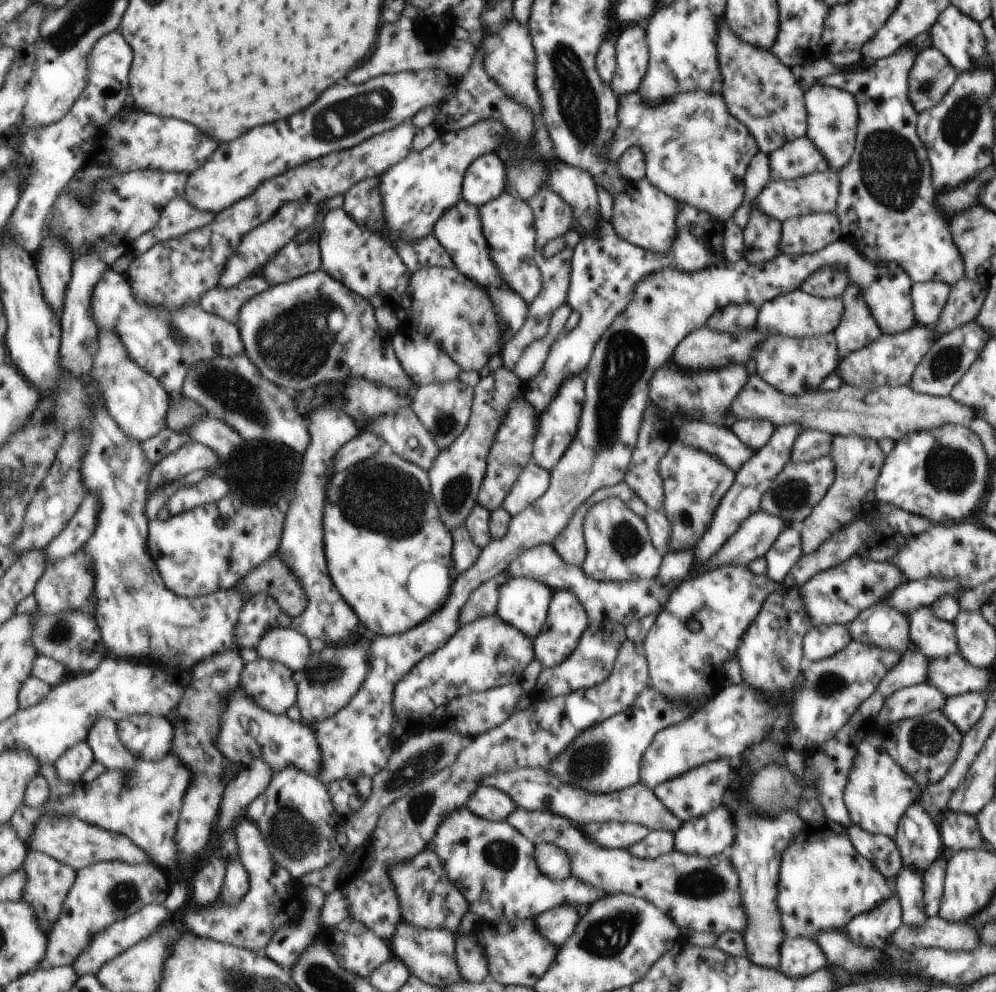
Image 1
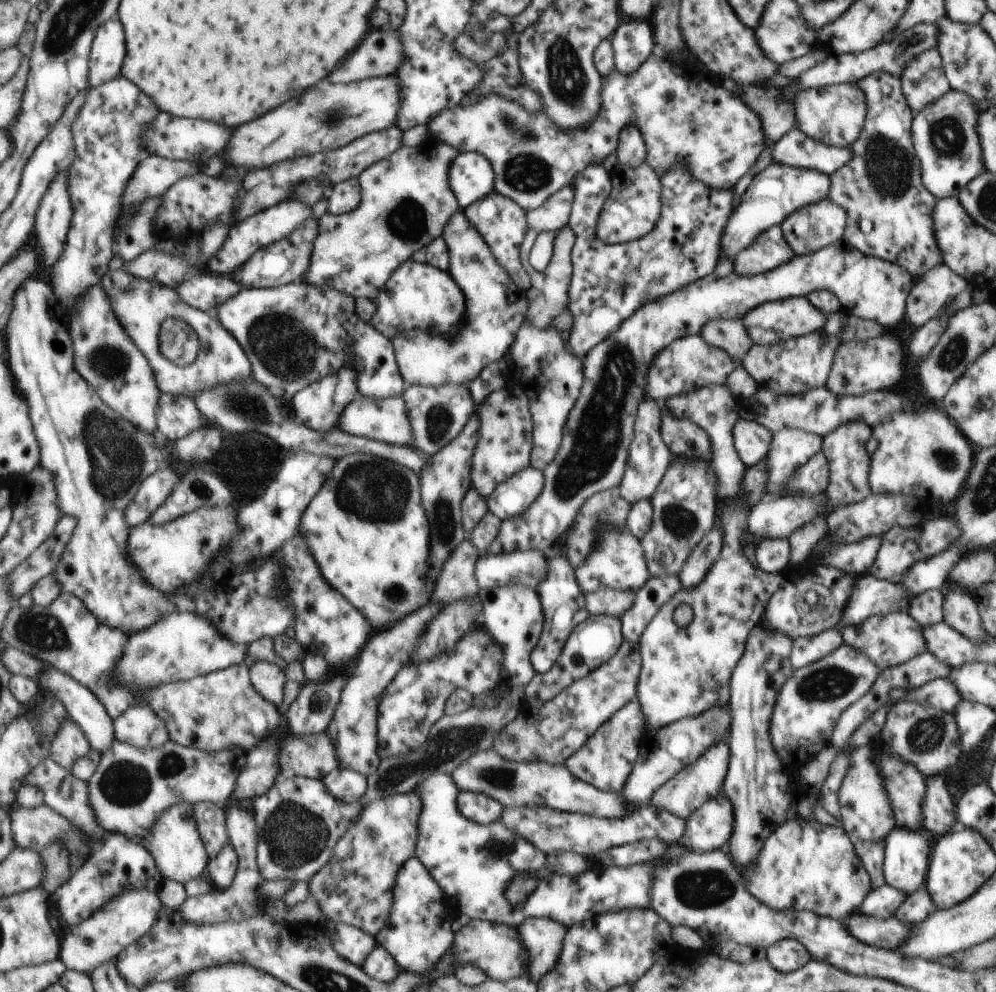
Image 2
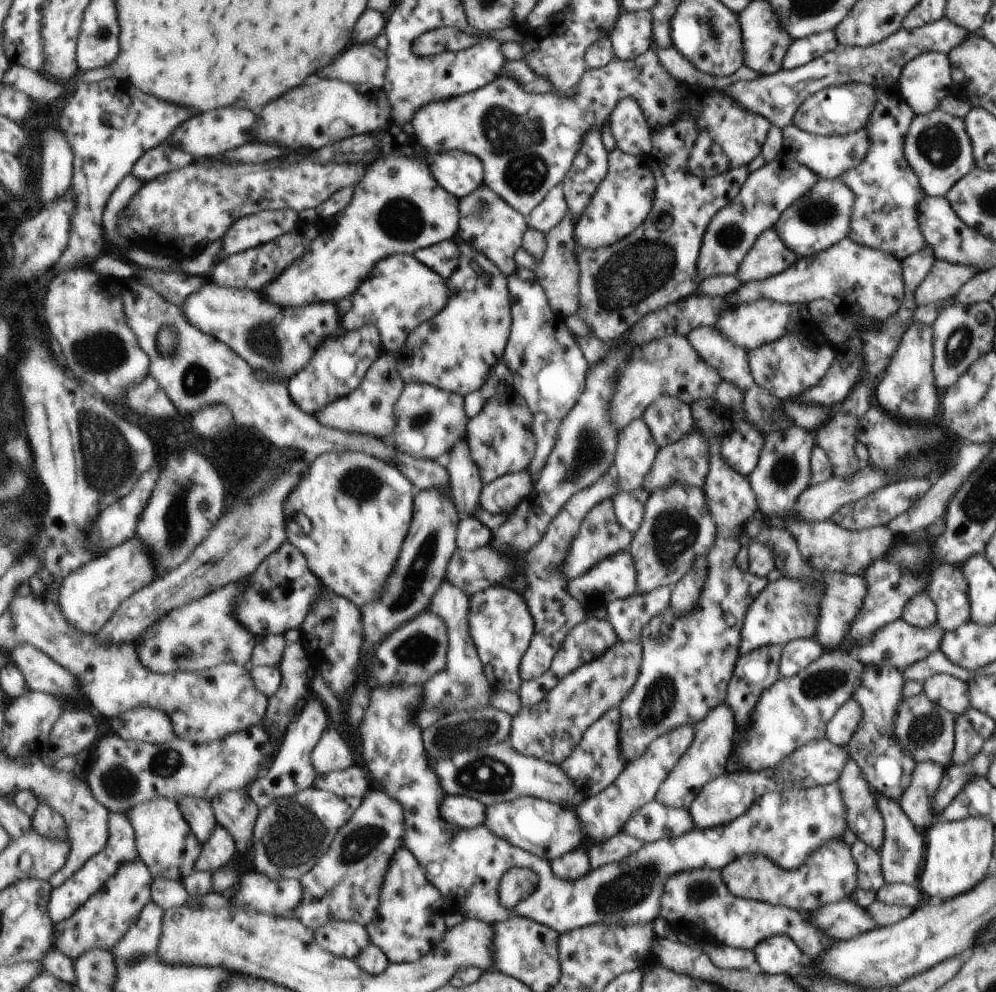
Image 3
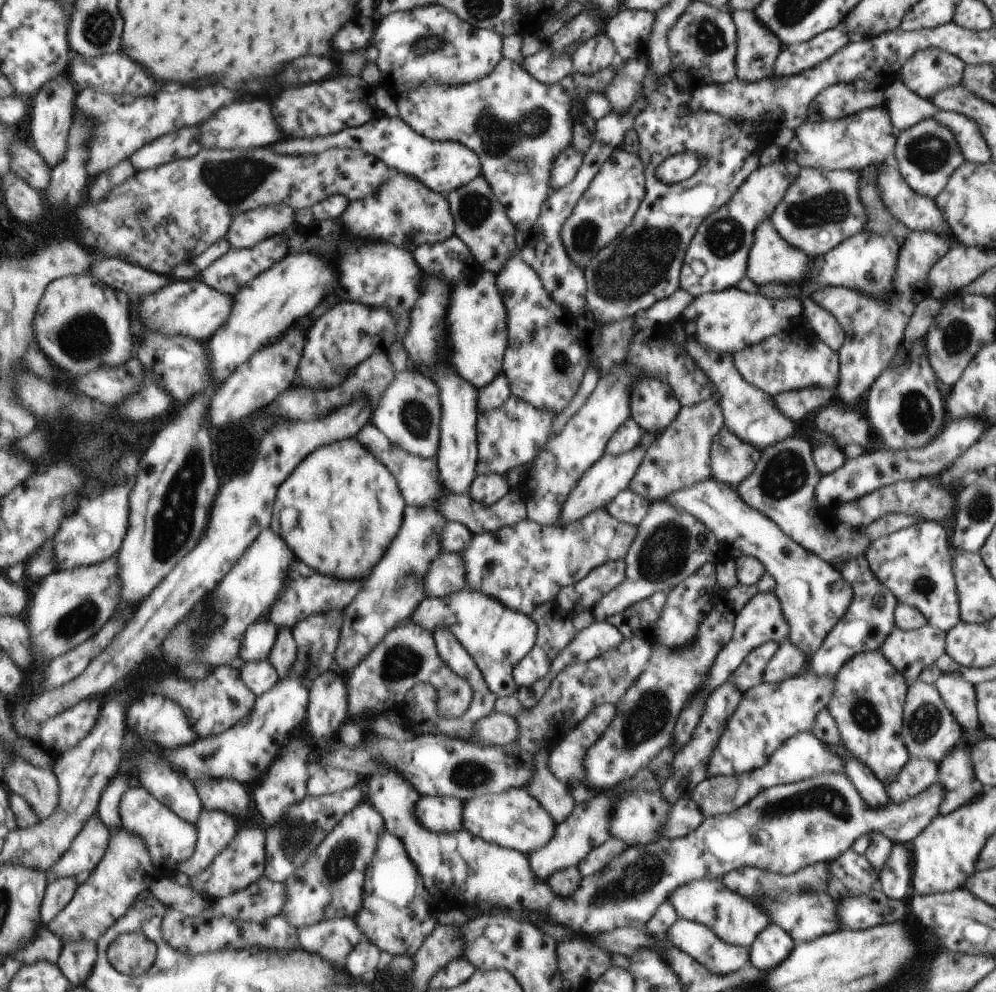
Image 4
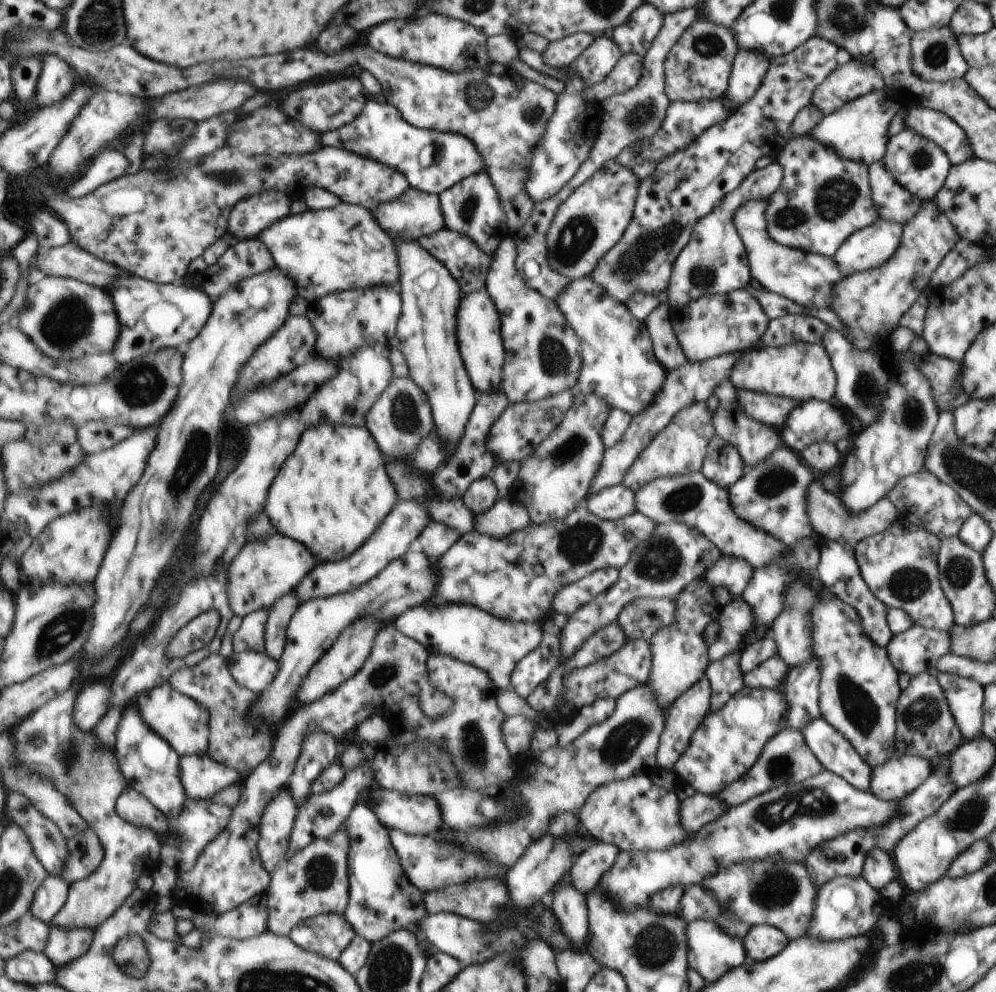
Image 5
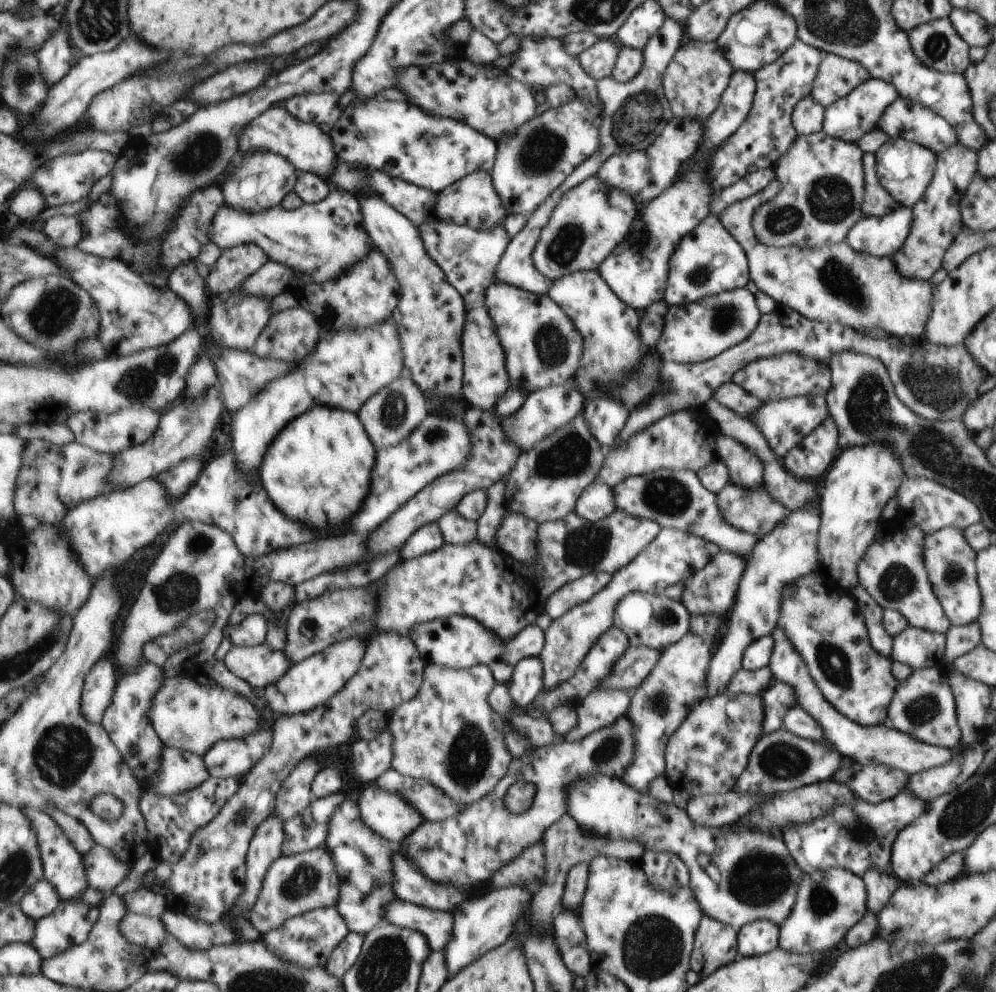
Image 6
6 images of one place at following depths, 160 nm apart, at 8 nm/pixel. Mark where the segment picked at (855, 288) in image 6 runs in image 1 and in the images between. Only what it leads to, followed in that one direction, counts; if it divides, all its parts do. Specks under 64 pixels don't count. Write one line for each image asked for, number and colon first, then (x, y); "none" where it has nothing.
1: (762, 236)
2: (769, 249)
3: (769, 255)
4: (772, 259)
5: (808, 279)

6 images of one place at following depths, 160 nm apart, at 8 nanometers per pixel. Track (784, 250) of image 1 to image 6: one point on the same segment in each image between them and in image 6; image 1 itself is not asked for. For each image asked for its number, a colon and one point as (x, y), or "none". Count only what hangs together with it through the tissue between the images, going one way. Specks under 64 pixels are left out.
2: (810, 228)
3: (821, 218)
4: (821, 209)
5: (823, 199)
6: (821, 179)

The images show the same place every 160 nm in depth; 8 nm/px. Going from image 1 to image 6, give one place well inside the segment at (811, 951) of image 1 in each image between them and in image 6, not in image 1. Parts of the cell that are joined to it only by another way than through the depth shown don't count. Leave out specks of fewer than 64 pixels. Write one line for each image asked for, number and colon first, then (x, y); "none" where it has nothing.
2: (788, 955)
3: (776, 955)
4: (772, 946)
5: (761, 942)
6: (755, 938)

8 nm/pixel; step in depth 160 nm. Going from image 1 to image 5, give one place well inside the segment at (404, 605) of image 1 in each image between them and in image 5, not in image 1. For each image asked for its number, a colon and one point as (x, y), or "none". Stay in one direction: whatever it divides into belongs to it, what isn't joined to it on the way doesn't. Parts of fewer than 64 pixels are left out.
2: (369, 530)
3: (358, 509)
4: (344, 507)
5: (335, 493)

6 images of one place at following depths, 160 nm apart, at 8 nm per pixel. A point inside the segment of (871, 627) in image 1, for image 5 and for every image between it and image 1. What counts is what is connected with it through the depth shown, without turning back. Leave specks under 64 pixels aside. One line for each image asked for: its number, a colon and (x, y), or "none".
2: (890, 639)
3: (897, 644)
4: (910, 651)
5: (913, 651)

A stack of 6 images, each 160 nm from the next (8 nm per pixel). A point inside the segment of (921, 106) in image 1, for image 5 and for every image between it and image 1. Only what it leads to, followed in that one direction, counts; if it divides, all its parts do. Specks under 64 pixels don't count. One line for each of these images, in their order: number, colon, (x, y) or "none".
2: (923, 81)
3: (925, 80)
4: (929, 71)
5: (936, 58)

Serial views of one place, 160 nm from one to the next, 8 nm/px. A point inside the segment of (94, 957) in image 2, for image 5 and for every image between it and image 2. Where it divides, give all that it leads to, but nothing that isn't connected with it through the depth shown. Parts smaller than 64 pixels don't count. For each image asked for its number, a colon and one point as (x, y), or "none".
3: (103, 921)
4: (125, 872)
5: (48, 742)

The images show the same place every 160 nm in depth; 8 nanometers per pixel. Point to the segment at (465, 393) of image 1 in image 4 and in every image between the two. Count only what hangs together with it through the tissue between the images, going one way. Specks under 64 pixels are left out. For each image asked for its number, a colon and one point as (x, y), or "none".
2: (439, 415)
3: (431, 421)
4: (410, 414)

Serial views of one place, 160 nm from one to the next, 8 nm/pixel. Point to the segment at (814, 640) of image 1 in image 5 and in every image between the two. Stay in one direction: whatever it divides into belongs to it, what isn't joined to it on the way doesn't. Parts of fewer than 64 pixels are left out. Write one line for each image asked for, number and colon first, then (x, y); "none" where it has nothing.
2: (805, 651)
3: (797, 653)
4: (788, 661)
5: (768, 675)

